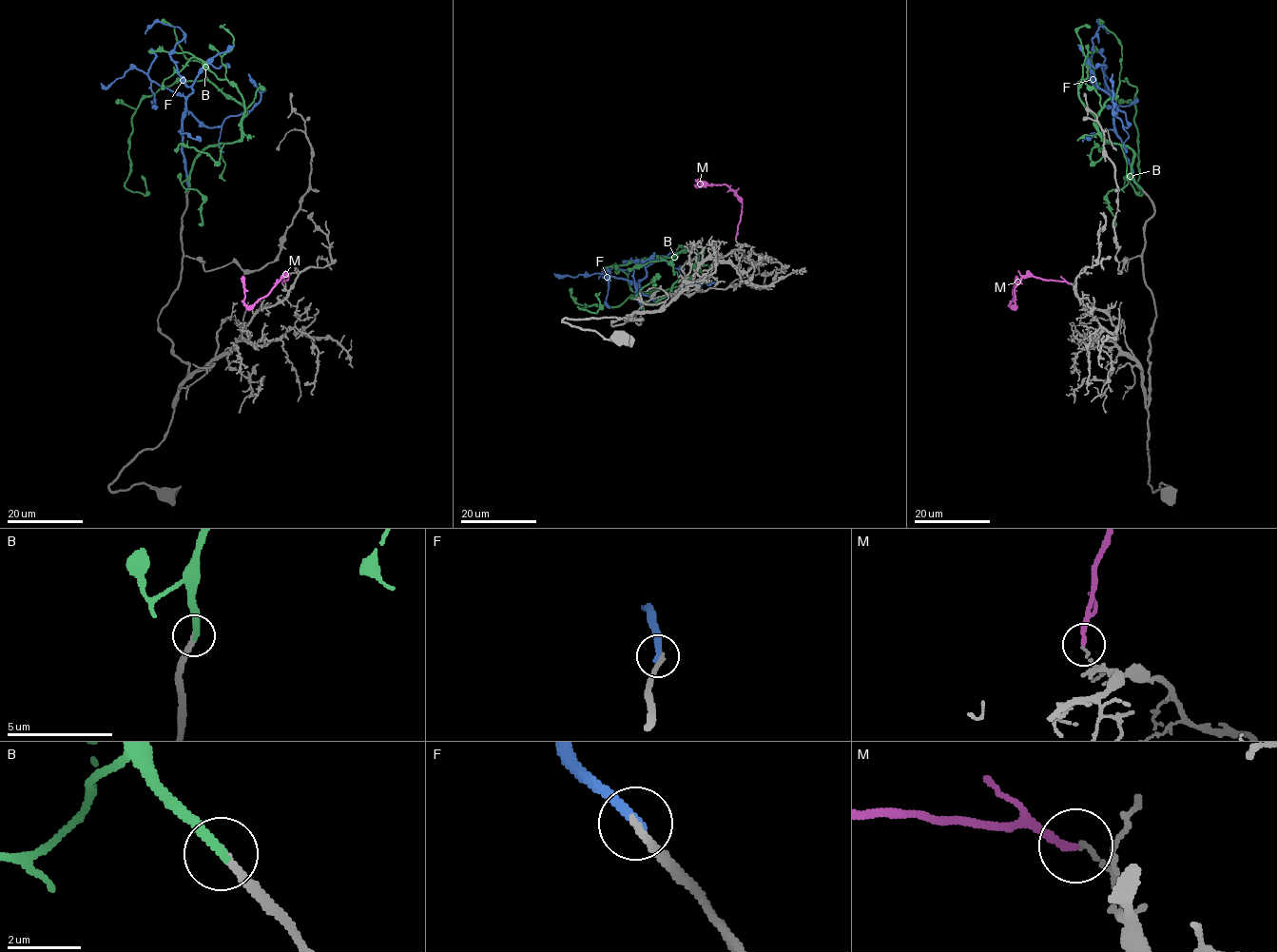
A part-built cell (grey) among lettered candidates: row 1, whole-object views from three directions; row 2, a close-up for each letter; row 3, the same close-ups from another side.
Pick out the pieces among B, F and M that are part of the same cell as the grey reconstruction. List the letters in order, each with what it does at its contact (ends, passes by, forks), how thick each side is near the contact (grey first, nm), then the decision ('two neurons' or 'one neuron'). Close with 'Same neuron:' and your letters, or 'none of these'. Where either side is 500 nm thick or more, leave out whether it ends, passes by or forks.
B: it ends; calibres 200 and 300 nm; one neuron
F: it ends; calibres 240 and 320 nm; two neurons
M: it ends; calibres 110 and 220 nm; two neurons
Same neuron: B

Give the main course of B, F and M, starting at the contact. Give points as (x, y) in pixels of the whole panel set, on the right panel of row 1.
B: (1141, 188), (1133, 152), (1098, 131), (1119, 80), (1136, 87), (1142, 193), (1127, 179), (1122, 188)
F: (1141, 188), (1134, 181), (1125, 145), (1113, 124), (1114, 104), (1093, 85), (1090, 72), (1097, 21), (1109, 33)
M: (1070, 283), (1024, 276), (1014, 292), (1015, 303), (1012, 306), (1016, 276)

